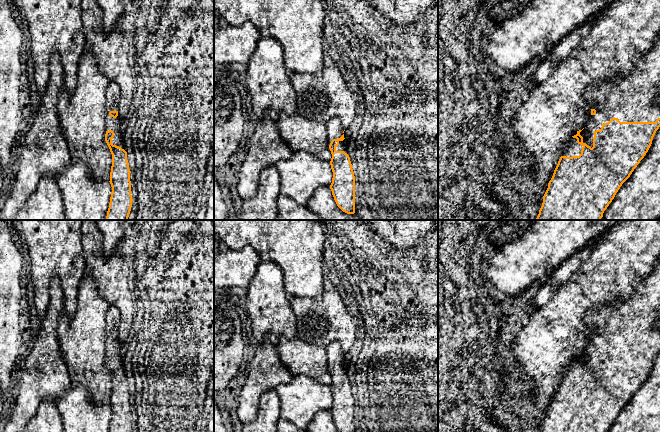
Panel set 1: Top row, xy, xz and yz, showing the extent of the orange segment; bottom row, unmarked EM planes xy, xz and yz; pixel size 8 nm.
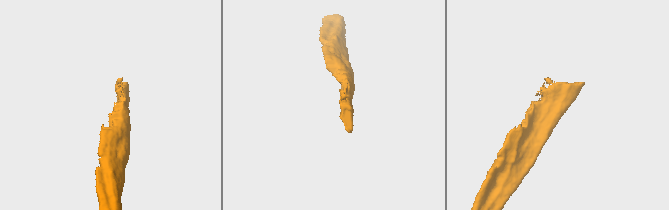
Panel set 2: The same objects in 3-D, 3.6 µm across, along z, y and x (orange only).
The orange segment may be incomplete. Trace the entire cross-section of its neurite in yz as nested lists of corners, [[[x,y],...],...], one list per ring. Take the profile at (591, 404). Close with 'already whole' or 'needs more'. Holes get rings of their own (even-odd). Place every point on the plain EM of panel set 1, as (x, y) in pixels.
[[[660,260],[657,261],[653,271],[639,281],[636,290],[630,296],[621,300],[616,300],[612,304],[608,304],[601,308],[593,308],[587,311],[583,318],[583,322],[588,332],[591,334],[591,338],[587,342],[584,352],[577,355],[576,358],[565,365],[565,372],[561,377],[553,400],[548,407],[541,432],[607,432],[622,408],[630,401],[634,393],[648,376],[653,361],[660,351],[660,330],[655,325],[658,320],[660,320]]]; needs more

